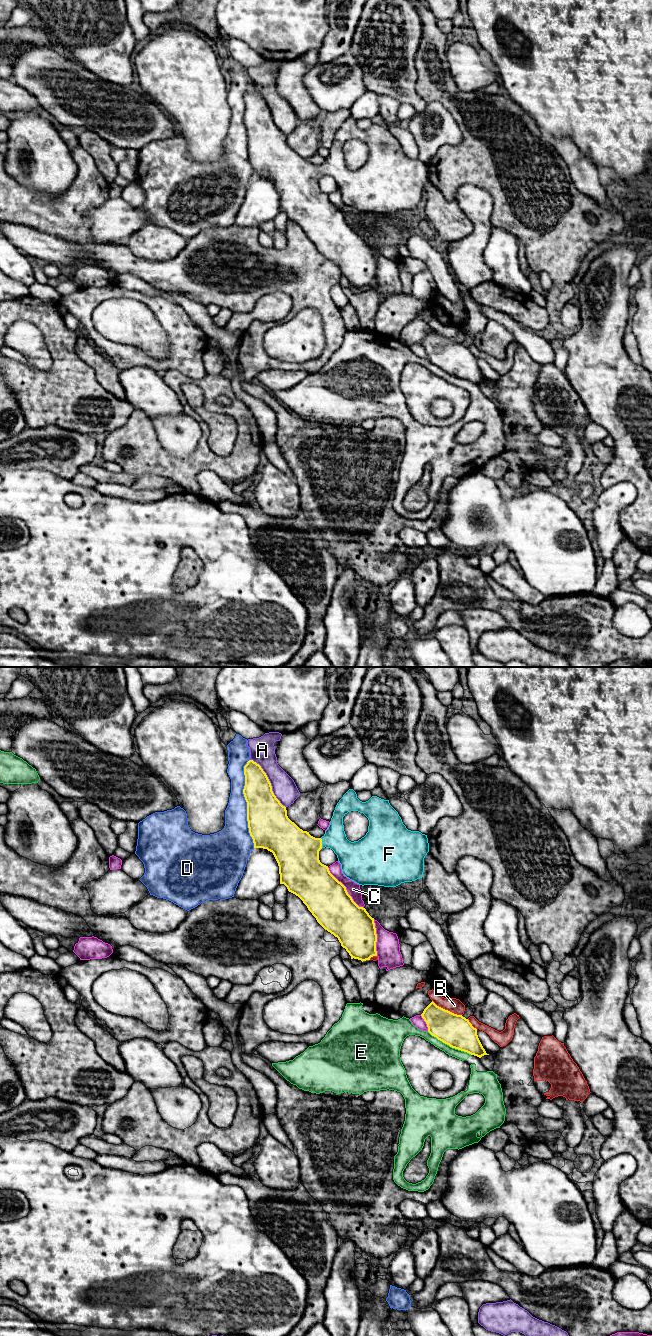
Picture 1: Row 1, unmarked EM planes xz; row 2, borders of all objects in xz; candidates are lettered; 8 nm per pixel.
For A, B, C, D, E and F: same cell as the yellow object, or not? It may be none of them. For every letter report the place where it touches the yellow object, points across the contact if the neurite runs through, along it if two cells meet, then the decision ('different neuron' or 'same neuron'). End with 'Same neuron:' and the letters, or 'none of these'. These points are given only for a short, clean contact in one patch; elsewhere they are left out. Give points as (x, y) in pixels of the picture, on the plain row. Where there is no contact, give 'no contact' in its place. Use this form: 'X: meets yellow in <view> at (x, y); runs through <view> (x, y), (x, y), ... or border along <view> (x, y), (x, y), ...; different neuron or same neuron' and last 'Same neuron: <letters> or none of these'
A: meets yellow in xz at (269, 110); different neuron
B: meets yellow in xz at (447, 338); different neuron
C: meets yellow in xz at (345, 217); different neuron
D: meets yellow in xz at (247, 131); different neuron
E: meets yellow in xz at (450, 374); different neuron
F: meets yellow in xz at (321, 171); same neuron
Same neuron: F

